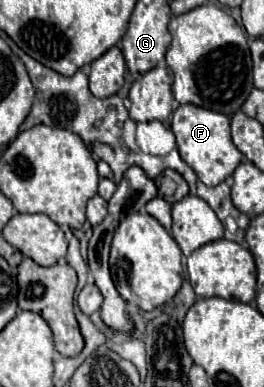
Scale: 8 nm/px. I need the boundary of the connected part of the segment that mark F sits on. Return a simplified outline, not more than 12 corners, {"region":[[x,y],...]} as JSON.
{"region":[[180,105],[172,131],[204,185],[242,161],[222,113]]}

